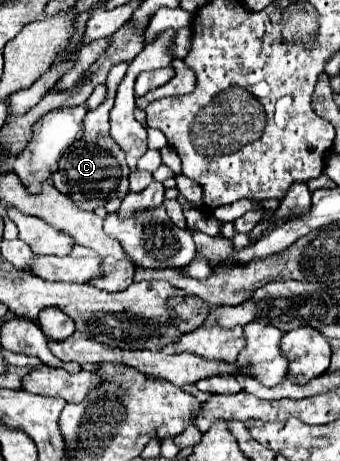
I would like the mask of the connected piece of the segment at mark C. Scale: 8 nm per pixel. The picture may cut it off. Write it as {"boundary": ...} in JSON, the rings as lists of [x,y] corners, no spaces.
{"boundary":[[[107,93],[105,101],[85,115],[85,133],[79,141],[75,141],[59,159],[59,171],[53,175],[55,187],[69,195],[77,205],[93,211],[95,207],[103,207],[109,199],[127,195],[129,185],[129,167],[125,161],[125,153],[117,147],[113,137],[109,135],[109,111],[113,107],[115,93]]]}

